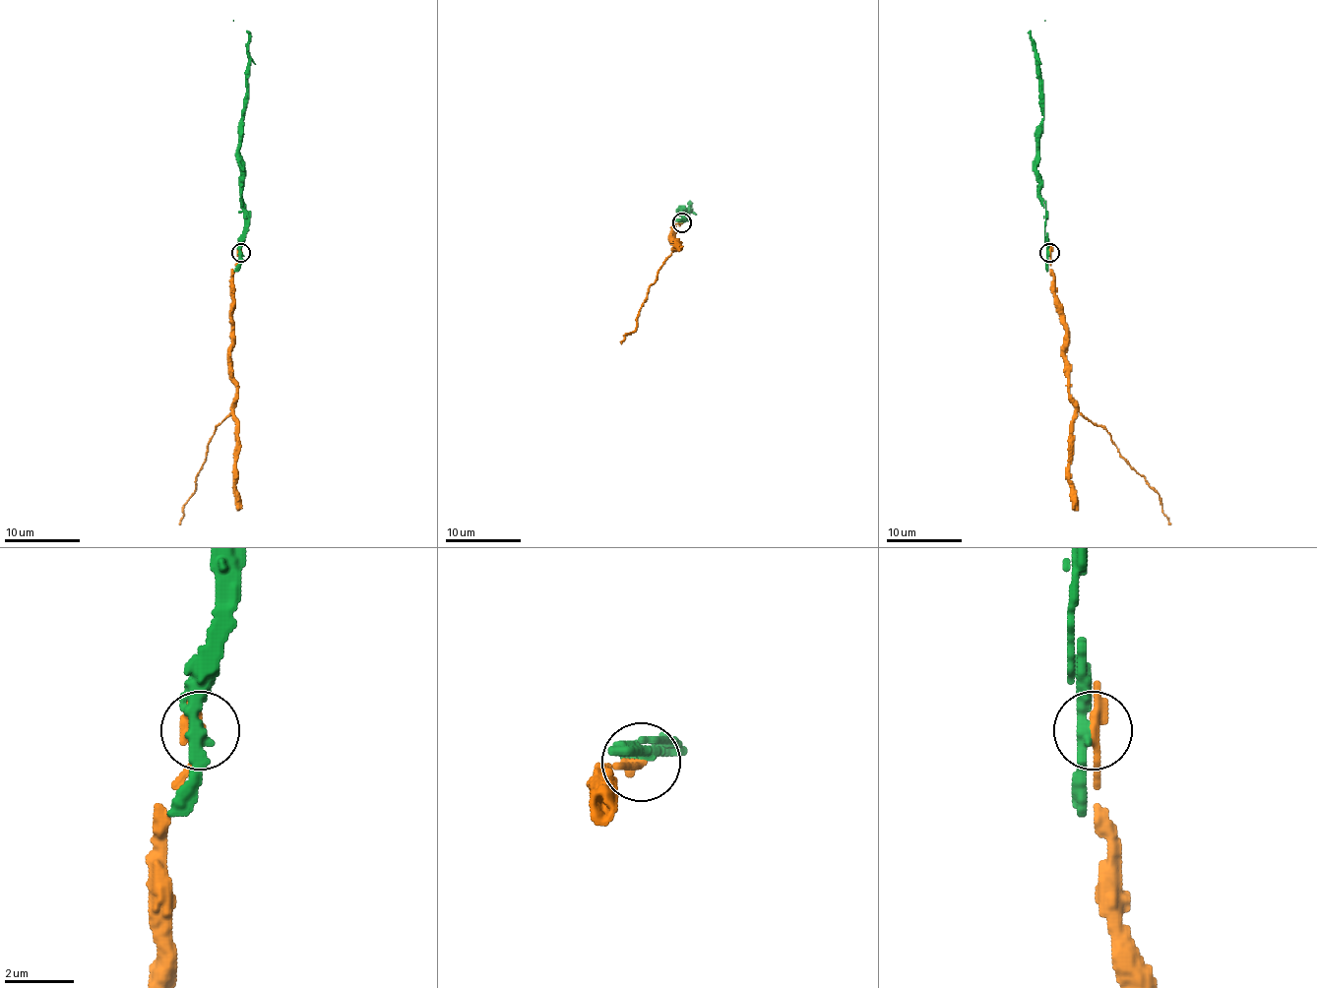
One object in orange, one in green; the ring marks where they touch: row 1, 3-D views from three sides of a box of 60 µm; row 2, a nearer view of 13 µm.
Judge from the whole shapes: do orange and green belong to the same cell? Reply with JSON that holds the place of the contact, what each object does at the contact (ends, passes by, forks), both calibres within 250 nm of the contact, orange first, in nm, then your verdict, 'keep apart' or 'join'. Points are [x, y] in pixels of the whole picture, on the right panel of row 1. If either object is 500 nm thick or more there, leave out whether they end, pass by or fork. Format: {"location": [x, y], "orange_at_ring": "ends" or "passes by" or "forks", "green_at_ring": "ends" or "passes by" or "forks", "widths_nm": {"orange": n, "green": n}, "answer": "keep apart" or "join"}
{"location": [1049, 253], "orange_at_ring": "passes by", "green_at_ring": "passes by", "widths_nm": {"orange": 360, "green": 360}, "answer": "join"}

